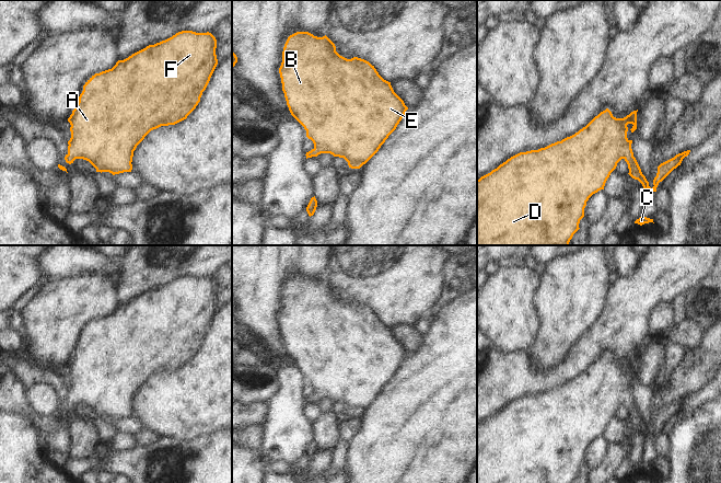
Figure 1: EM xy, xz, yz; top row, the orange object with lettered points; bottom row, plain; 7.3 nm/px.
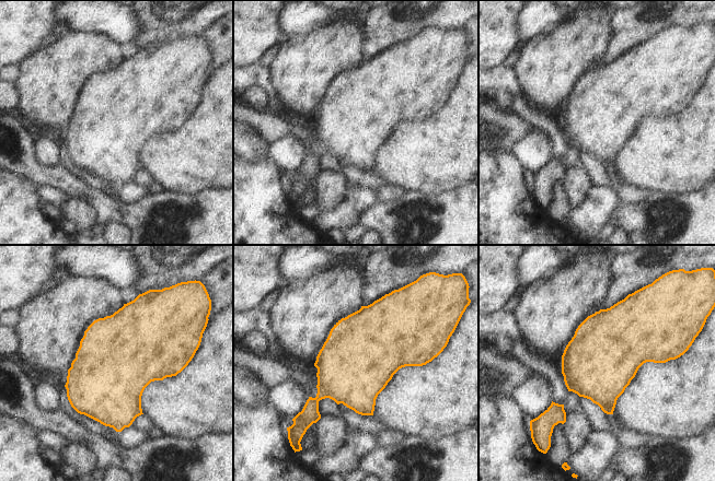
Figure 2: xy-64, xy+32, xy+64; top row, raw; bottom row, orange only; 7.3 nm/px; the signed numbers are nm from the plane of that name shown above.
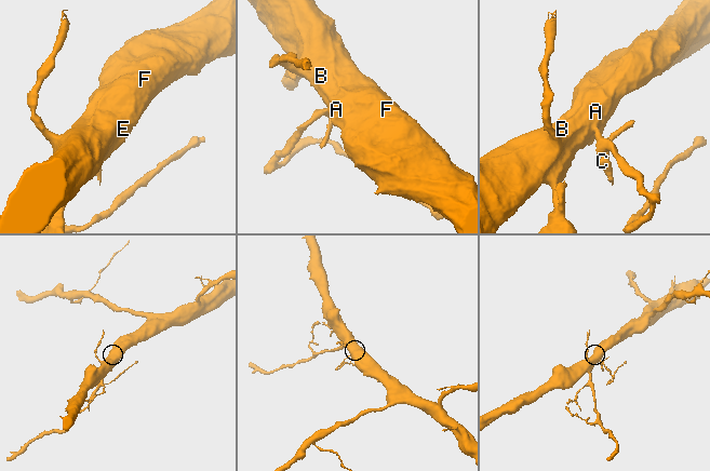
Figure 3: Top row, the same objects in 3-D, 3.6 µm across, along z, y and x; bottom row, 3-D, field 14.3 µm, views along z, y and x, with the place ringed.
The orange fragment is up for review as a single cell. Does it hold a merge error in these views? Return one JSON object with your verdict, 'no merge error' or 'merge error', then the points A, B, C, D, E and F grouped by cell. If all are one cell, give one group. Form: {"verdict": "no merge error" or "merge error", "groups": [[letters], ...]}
{"verdict": "no merge error", "groups": [["A", "B", "C", "D", "E", "F"]]}

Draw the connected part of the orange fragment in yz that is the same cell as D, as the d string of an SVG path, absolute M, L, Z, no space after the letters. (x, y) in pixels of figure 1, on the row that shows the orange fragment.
M606 108L574 135L538 150L520 152L477 180L477 245L569 245L573 234L580 229L586 202L593 194L604 189L607 179L621 159L627 162L628 174L632 179L638 180L646 191L656 192L659 183L681 165L690 150L661 163L651 188L633 157L632 140L627 138L628 124L633 125L631 133L637 129L637 112L638 110L624 118L616 118Z

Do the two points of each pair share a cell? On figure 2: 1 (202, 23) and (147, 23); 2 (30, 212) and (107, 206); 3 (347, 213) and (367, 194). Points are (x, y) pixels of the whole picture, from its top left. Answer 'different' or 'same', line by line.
1: same
2: different
3: same

